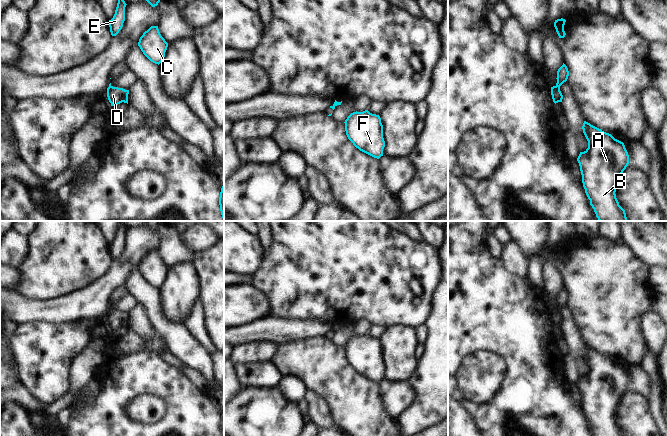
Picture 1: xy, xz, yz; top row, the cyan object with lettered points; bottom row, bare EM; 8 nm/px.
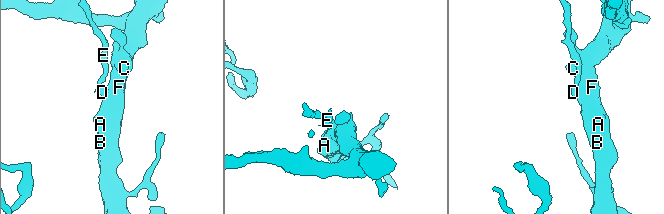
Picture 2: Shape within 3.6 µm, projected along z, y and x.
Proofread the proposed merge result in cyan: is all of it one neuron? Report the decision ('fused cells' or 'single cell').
fused cells

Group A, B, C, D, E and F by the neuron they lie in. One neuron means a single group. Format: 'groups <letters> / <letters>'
groups A B C D F / E

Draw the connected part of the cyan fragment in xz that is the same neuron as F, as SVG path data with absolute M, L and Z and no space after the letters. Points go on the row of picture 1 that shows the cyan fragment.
M356 111L344 123L346 135L356 148L377 159L383 156L385 141L379 115Z

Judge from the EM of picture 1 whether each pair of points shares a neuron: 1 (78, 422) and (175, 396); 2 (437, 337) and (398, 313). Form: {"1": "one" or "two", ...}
{"1": "one", "2": "two"}

